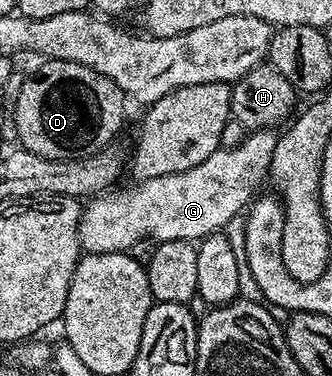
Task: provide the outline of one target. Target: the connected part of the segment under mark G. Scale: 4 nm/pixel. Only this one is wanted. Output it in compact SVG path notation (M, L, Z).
M272 129L254 130L246 133L242 142L230 150L216 150L203 164L187 168L187 172L175 172L171 176L146 178L138 181L130 190L114 189L94 197L81 211L79 240L85 254L102 254L103 252L129 252L134 244L144 238L157 242L167 240L202 240L203 238L224 231L225 225L235 215L242 213L254 201L257 189L266 185L269 178L271 156L275 156L278 135Z

